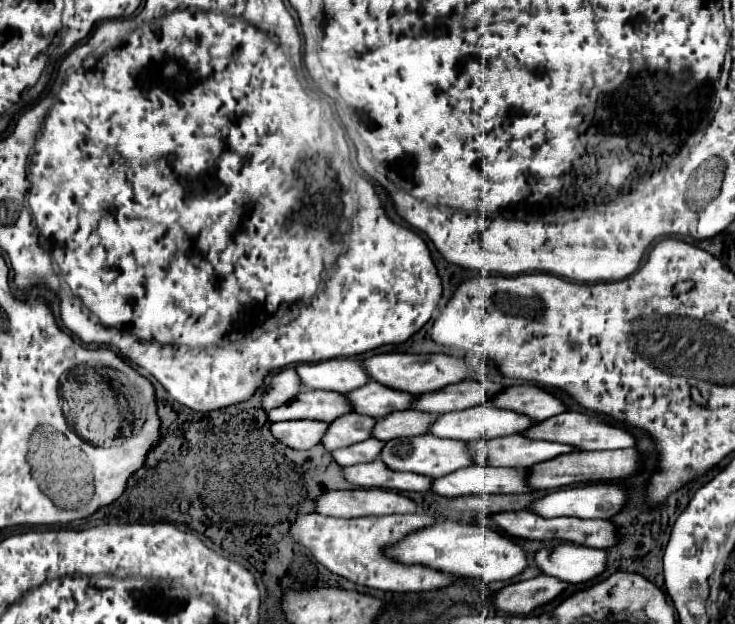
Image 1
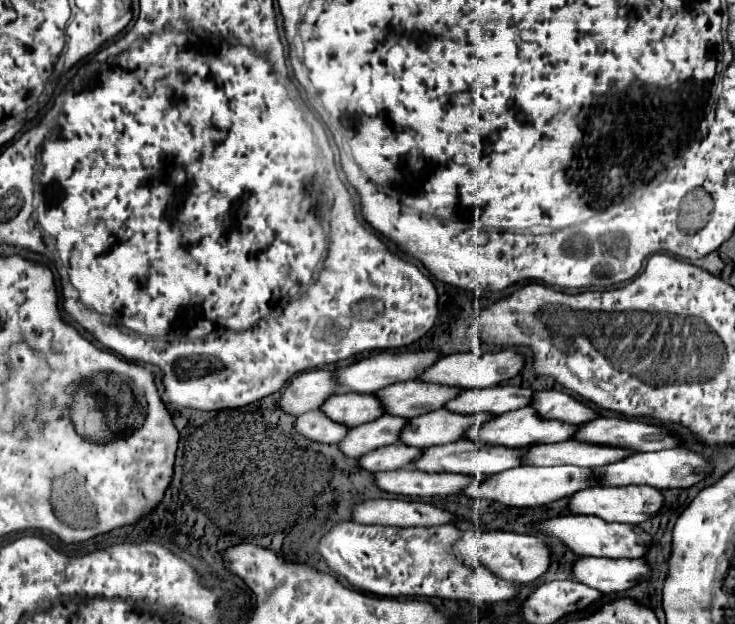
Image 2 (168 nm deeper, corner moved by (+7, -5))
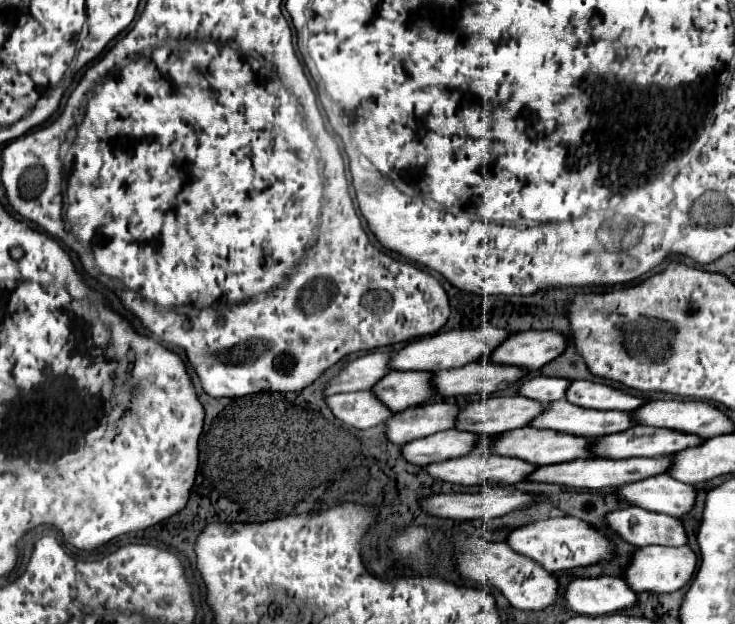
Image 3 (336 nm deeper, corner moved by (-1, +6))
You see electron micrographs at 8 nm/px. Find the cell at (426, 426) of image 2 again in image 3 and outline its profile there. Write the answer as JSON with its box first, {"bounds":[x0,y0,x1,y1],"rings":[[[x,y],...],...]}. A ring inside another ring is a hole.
{"bounds":[457,397,543,435],"rings":[[[493,397],[481,403],[469,403],[457,417],[457,429],[475,431],[481,435],[499,435],[511,429],[529,427],[543,413],[539,401],[527,397]]]}

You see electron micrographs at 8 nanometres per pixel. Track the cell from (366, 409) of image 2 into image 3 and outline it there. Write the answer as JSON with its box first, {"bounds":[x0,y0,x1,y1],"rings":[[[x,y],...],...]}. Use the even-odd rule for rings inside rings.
{"bounds":[373,371,431,413],"rings":[[[391,371],[373,387],[373,391],[393,413],[399,413],[411,405],[423,405],[431,401],[427,377],[431,377],[431,373]]]}

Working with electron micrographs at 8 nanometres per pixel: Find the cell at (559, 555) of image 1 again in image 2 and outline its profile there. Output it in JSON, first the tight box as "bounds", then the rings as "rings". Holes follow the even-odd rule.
{"bounds":[571,558,649,592],"rings":[[[579,558],[571,568],[573,580],[587,584],[599,592],[623,592],[639,578],[649,578],[645,560],[613,560],[613,558]]]}

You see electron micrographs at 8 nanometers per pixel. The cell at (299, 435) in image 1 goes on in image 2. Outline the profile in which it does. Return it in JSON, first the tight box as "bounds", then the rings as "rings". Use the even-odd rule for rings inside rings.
{"bounds":[295,410,349,444],"rings":[[[311,410],[297,418],[295,430],[307,440],[317,440],[321,444],[337,444],[343,440],[349,428],[345,428],[343,424],[335,424],[333,420],[327,420],[327,416],[321,410]]]}

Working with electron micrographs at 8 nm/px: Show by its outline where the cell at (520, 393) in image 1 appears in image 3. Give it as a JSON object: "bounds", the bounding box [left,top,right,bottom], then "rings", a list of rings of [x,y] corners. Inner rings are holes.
{"bounds":[567,381,647,411],"rings":[[[573,381],[567,389],[567,401],[585,409],[617,409],[617,411],[635,411],[639,405],[645,405],[647,401],[643,397],[635,397],[629,393],[623,393],[621,389],[603,385],[603,383],[591,383],[591,381]]]}

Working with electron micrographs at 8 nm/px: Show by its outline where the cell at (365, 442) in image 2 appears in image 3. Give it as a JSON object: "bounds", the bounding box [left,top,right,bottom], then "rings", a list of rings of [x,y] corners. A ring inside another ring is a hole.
{"bounds":[385,401,461,445],"rings":[[[441,401],[409,407],[401,413],[395,413],[395,417],[391,417],[385,423],[387,437],[391,443],[405,445],[407,441],[415,441],[431,433],[447,431],[455,427],[459,411],[461,407],[457,403],[441,403]]]}

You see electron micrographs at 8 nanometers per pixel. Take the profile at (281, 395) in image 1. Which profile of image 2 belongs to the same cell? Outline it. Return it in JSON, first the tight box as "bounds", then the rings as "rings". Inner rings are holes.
{"bounds":[279,370,337,416],"rings":[[[307,370],[297,374],[283,388],[279,408],[283,408],[283,412],[291,412],[293,416],[317,410],[337,390],[331,378],[333,376],[327,370]]]}

